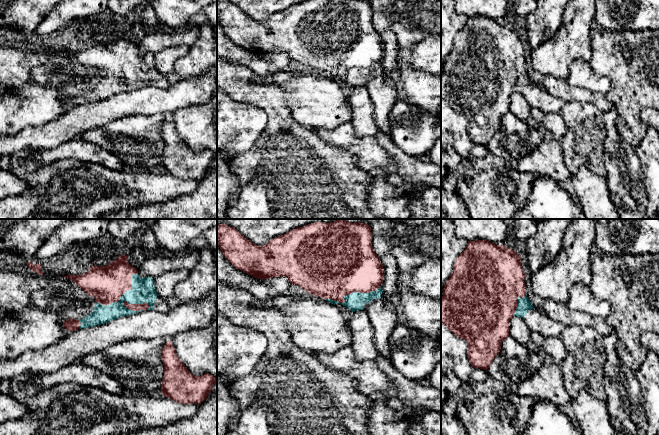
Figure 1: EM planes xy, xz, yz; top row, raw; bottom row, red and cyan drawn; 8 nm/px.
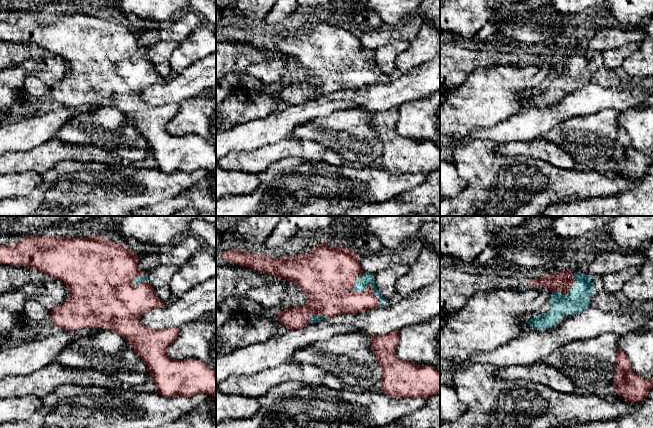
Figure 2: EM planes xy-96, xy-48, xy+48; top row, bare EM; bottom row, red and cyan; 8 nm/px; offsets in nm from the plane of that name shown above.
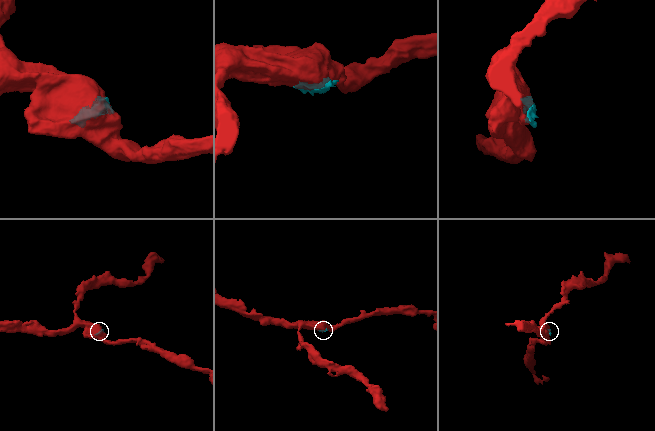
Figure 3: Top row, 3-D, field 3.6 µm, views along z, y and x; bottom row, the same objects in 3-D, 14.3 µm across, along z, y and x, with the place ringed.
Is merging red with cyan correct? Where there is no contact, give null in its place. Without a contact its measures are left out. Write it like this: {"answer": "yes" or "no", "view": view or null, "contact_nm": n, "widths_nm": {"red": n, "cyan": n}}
{"answer": "yes", "view": "xz", "contact_nm": 460, "widths_nm": {"red": 500, "cyan": 140}}

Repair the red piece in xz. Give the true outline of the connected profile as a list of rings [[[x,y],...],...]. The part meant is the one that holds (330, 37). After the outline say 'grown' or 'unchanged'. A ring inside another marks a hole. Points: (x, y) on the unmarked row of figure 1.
[[[220,0],[217,20],[236,45],[254,54],[284,52],[291,60],[331,80],[340,79],[352,88],[365,86],[375,109],[373,119],[380,132],[391,138],[389,114],[402,93],[398,82],[389,78],[383,69],[383,41],[373,26],[368,0],[308,0],[279,11],[263,22],[252,19],[235,4]]]; grown

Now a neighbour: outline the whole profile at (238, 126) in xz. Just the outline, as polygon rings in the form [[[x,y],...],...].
[[[217,88],[217,150],[230,162],[249,150],[267,126],[267,114],[258,107],[245,106],[231,100]]]

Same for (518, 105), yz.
[[[513,92],[509,97],[509,111],[529,127],[540,129],[539,124],[531,116],[531,106],[523,94]]]

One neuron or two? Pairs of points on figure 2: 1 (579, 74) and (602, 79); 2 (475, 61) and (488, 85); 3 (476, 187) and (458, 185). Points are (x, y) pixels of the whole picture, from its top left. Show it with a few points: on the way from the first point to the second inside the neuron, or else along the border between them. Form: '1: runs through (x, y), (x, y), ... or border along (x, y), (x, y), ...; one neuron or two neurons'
1: runs through (585, 74), (596, 74); one neuron
2: border along (496, 66), (479, 67), (462, 83); two neurons
3: border along (454, 165), (465, 181), (465, 186), (450, 196); two neurons

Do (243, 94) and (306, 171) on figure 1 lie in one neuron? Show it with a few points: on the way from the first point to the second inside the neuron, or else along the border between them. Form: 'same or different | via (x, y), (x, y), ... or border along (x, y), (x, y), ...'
same | via (265, 103), (278, 116), (278, 130), (286, 149)

